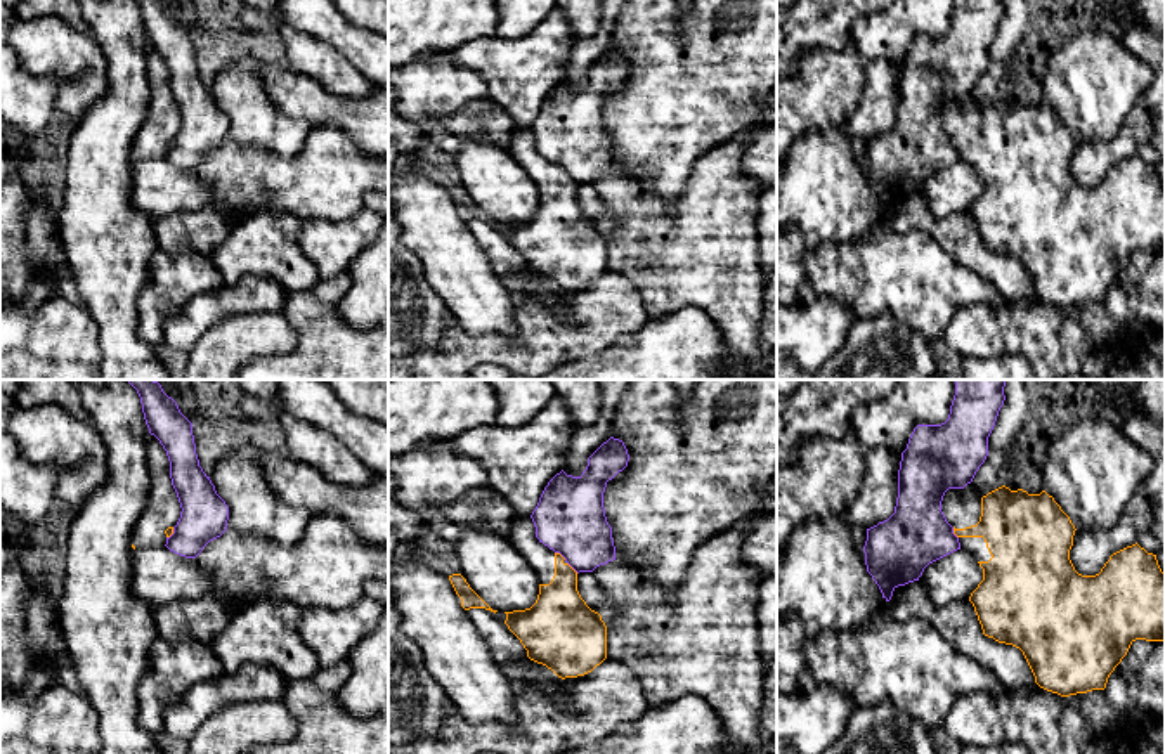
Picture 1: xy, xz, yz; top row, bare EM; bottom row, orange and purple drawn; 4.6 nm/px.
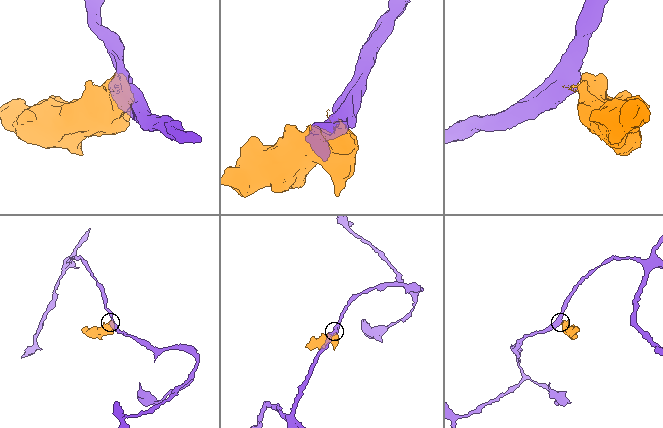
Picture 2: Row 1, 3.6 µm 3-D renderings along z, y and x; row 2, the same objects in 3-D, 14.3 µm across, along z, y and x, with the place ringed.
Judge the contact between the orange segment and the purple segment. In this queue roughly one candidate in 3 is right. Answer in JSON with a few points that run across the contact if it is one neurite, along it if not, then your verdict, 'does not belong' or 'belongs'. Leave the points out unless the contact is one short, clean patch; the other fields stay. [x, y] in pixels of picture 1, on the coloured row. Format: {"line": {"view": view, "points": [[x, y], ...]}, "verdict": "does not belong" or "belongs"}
{"line": {"view": "xz", "points": [[555, 552], [566, 558]]}, "verdict": "does not belong"}

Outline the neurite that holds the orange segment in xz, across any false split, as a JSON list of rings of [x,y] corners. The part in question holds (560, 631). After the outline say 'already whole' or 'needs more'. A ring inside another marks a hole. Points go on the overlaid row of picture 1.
[[[517,515],[510,541],[532,567],[539,579],[536,603],[525,610],[504,612],[504,624],[520,640],[527,657],[551,669],[558,678],[577,678],[591,673],[607,659],[607,626],[602,615],[591,610],[577,591],[577,572],[536,537],[530,515]]]; needs more

